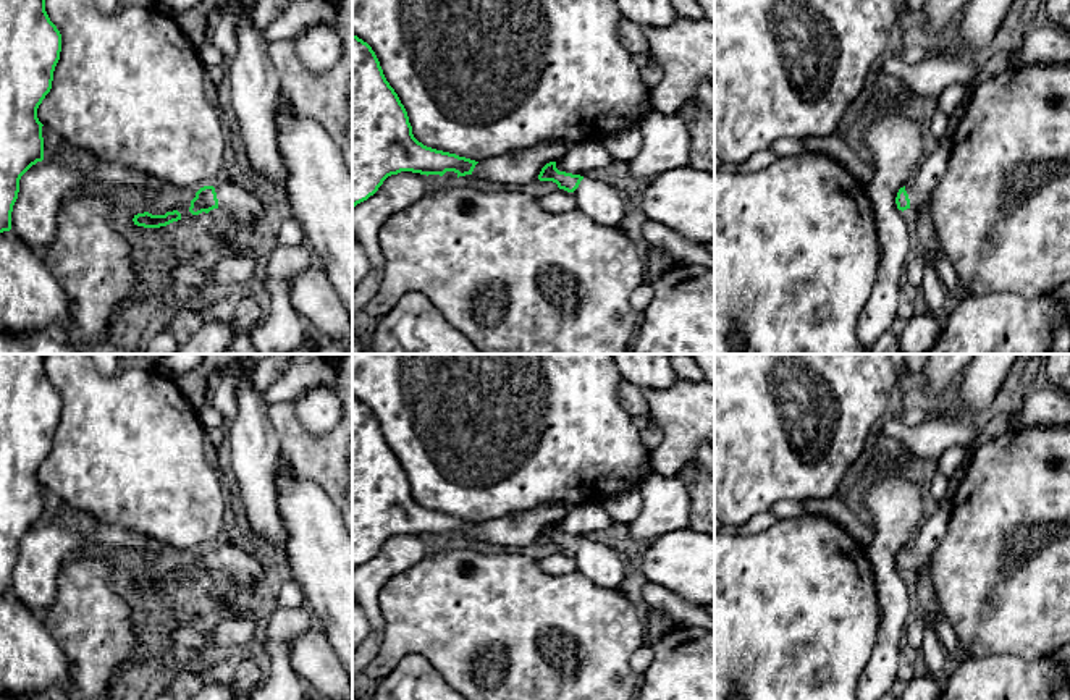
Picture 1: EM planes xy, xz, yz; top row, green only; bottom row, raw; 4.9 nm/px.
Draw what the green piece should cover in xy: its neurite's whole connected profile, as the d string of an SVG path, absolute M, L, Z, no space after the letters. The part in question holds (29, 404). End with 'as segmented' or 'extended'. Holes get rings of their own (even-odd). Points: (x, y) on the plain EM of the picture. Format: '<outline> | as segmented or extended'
M0 354L0 595L11 592L21 538L44 522L37 470L52 451L61 396L45 373L47 354Z | as segmented

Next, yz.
M937 506L931 509L921 522L913 540L899 551L895 566L899 572L929 572L933 569L933 555L944 540L950 521L950 508Z | extended

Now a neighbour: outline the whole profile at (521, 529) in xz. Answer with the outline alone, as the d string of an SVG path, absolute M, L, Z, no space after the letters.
M561 503L540 504L530 511L480 522L470 537L459 538L457 543L475 548L483 543L503 548L529 546L538 542L546 525L558 524L569 511L571 508Z

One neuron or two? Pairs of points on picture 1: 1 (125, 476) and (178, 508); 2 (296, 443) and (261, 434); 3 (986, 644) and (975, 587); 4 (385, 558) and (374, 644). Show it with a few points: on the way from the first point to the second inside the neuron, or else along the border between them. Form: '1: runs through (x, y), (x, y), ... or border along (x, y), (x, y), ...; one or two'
1: runs through (138, 476), (146, 476), (165, 495); one
2: border along (269, 404), (269, 421), (277, 434), (282, 456); two
3: runs through (986, 629), (985, 602); one
4: runs through (372, 579), (375, 623); one

